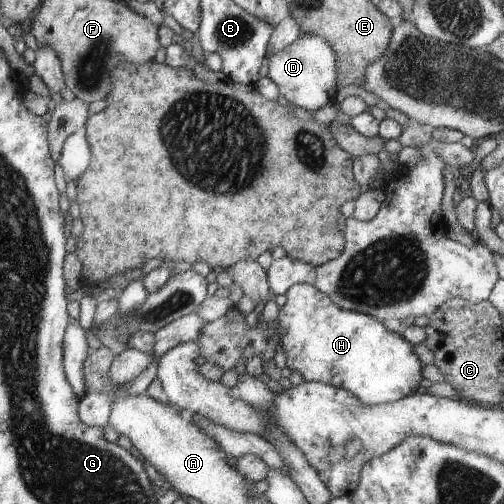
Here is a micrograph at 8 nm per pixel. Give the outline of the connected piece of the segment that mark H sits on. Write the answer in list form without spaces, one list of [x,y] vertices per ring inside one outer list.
[[[297,283],[284,294],[286,301],[278,310],[278,324],[285,330],[280,332],[280,347],[285,352],[284,366],[295,370],[303,381],[317,381],[335,388],[345,389],[363,404],[390,403],[415,393],[421,382],[421,364],[417,355],[400,332],[387,330],[371,315],[341,310],[325,293],[314,286]]]

